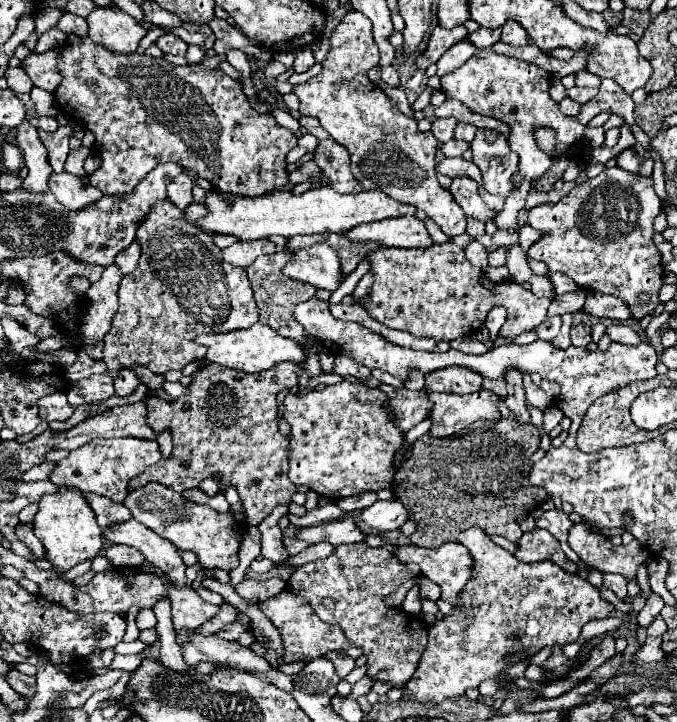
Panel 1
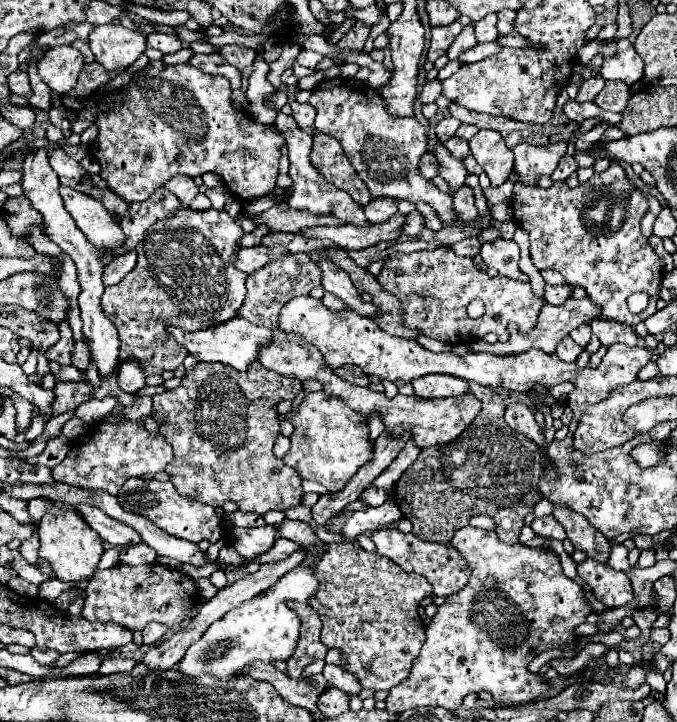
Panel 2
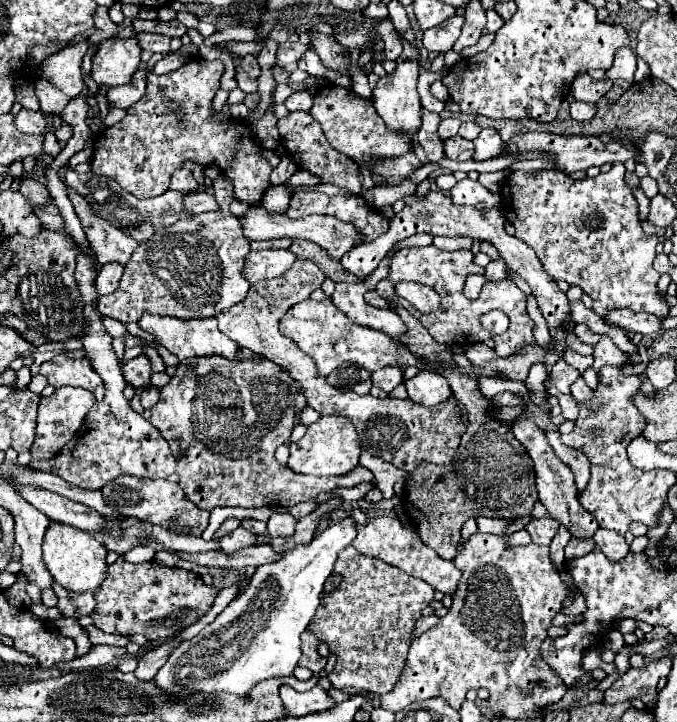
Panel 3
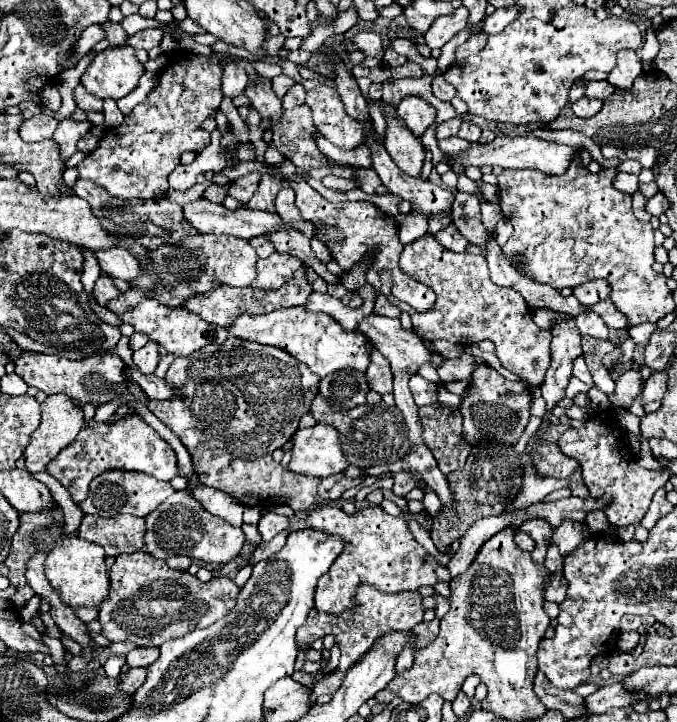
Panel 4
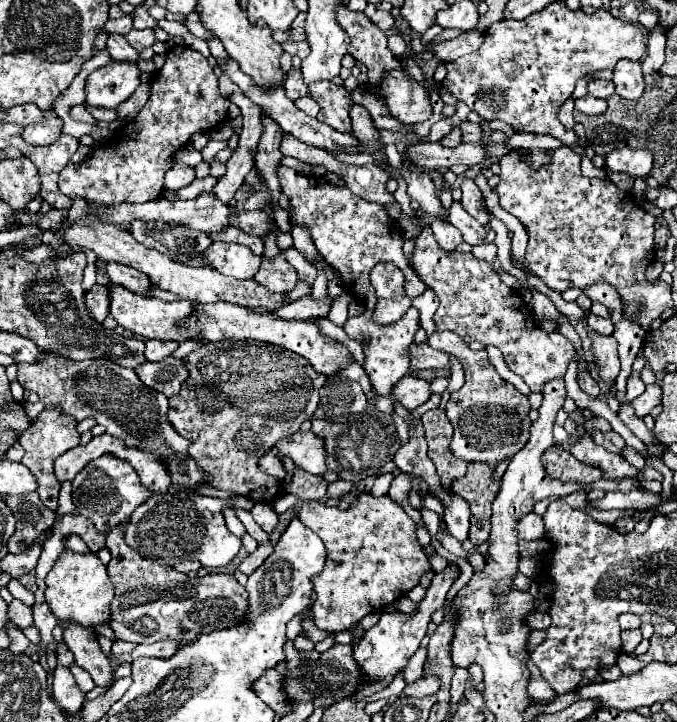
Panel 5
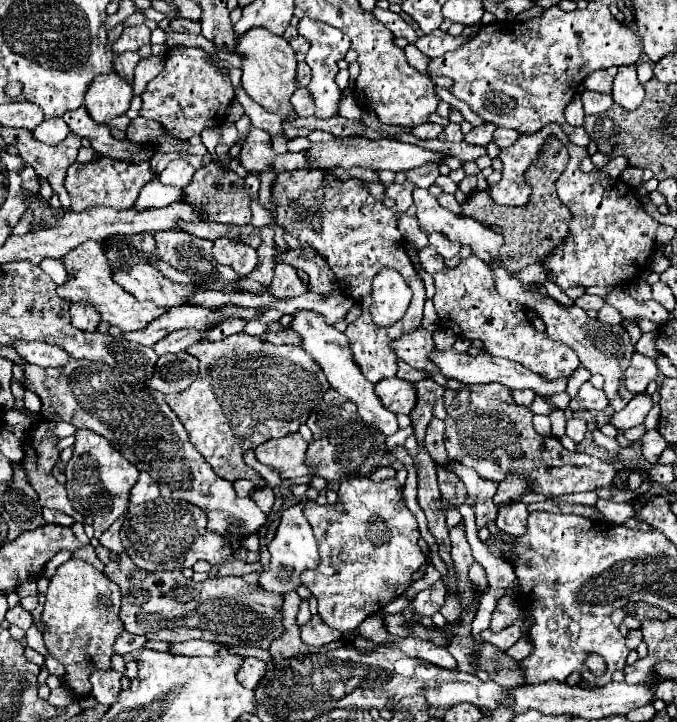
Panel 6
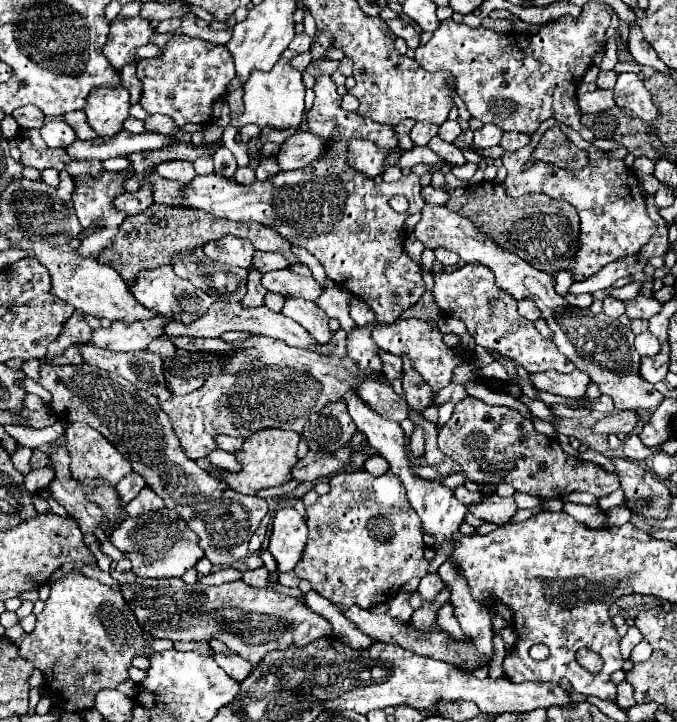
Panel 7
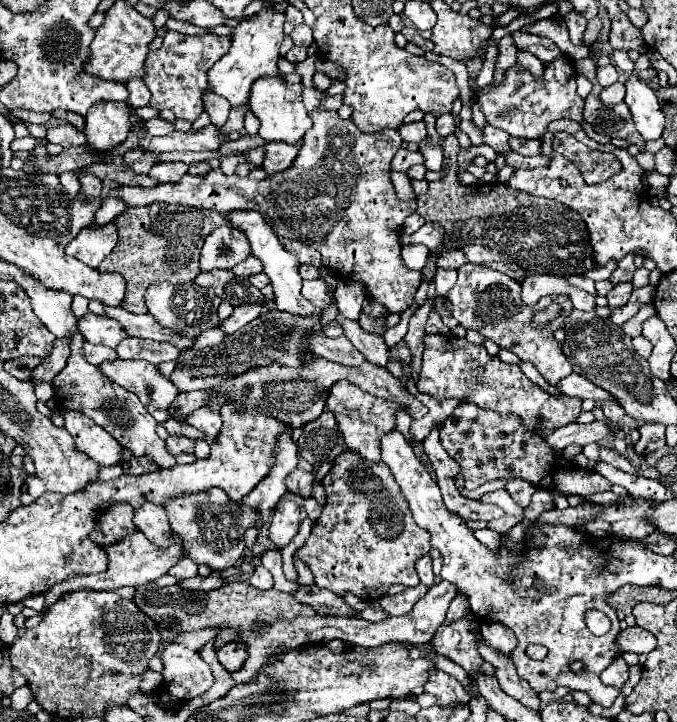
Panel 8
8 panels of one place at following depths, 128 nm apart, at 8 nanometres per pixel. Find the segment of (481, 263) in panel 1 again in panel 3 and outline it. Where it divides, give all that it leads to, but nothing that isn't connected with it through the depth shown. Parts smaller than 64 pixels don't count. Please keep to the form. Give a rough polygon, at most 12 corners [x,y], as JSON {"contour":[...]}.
{"contour":[[434,238],[440,250],[470,250],[472,238]]}

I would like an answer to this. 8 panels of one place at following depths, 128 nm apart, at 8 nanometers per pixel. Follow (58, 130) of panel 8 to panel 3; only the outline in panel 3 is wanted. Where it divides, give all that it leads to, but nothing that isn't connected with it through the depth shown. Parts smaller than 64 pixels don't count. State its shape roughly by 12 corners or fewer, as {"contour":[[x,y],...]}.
{"contour":[[20,110],[14,124],[24,134],[42,134],[46,118],[42,112]]}

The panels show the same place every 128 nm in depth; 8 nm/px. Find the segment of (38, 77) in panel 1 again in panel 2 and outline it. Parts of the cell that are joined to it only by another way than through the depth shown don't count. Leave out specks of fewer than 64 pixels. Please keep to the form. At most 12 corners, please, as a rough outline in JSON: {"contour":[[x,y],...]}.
{"contour":[[54,46],[38,60],[38,76],[68,94],[84,66],[72,46]]}

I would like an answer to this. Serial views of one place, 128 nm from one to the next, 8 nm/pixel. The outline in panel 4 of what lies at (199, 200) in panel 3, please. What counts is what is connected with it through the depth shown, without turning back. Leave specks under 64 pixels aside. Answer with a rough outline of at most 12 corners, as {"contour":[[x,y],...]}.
{"contour":[[212,184],[204,200],[220,204],[228,196],[228,186]]}

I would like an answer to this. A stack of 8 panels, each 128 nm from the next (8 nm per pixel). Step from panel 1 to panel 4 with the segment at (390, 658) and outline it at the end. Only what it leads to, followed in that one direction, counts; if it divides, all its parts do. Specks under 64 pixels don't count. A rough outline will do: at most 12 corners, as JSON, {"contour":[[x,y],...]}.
{"contour":[[364,586],[342,614],[314,608],[296,642],[334,634],[338,668],[312,700],[334,694],[348,668],[388,632],[422,622],[420,592]]}

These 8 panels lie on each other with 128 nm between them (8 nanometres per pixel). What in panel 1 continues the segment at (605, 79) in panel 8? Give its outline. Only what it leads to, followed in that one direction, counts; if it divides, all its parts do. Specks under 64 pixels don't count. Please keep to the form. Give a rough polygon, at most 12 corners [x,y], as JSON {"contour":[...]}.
{"contour":[[575,86],[567,96],[580,104],[598,94],[596,88]]}

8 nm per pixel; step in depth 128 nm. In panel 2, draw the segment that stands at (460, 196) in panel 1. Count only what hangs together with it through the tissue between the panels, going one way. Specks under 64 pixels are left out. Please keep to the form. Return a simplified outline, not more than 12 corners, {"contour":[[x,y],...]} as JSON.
{"contour":[[442,142],[436,146],[440,176],[450,194],[466,186],[468,170],[462,160],[448,156]]}

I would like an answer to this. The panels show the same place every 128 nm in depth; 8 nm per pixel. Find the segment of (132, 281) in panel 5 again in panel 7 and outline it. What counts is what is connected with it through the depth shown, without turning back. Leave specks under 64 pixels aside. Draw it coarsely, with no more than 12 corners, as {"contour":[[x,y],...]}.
{"contour":[[170,266],[140,270],[132,294],[144,308],[190,324],[214,298]]}

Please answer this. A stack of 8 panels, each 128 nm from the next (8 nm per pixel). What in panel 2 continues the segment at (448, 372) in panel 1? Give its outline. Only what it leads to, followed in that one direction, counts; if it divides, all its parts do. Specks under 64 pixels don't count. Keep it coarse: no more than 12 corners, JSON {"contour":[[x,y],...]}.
{"contour":[[450,374],[412,382],[416,396],[450,398],[468,392],[468,382]]}

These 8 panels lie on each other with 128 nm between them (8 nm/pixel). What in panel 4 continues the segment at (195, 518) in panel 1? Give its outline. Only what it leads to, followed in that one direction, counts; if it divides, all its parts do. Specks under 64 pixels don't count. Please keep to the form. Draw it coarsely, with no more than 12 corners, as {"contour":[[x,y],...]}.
{"contour":[[104,472],[86,514],[148,516],[174,492],[144,472]]}

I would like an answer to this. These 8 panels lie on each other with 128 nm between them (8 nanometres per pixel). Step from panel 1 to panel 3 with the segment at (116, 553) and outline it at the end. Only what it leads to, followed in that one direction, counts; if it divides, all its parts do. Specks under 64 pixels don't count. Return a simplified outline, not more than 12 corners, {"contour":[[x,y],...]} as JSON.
{"contour":[[138,546],[122,558],[132,564],[154,560],[154,546]]}

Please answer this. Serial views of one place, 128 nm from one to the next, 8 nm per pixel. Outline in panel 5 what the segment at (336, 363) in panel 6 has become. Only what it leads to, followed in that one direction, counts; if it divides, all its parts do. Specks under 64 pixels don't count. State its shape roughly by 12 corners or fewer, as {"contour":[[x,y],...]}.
{"contour":[[358,362],[340,370],[336,376],[358,380],[372,404],[378,394],[370,390],[368,374]]}

